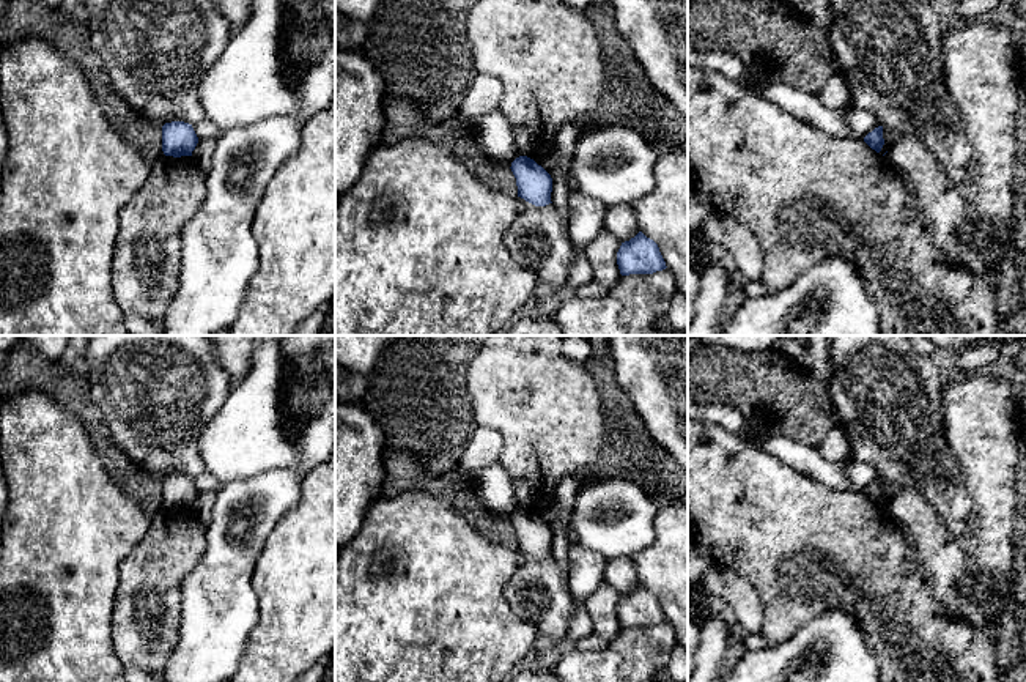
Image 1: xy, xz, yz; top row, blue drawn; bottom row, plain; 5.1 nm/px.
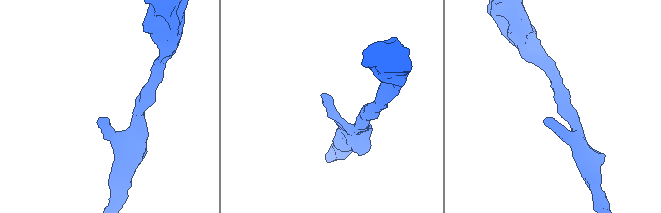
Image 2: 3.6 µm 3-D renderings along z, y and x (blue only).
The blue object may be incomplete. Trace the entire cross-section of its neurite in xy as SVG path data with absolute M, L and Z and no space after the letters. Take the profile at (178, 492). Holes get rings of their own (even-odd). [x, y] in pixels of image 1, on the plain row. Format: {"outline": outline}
{"outline": "M172 474L162 479L162 504L165 509L192 509L197 496L198 490L192 477L184 474Z"}

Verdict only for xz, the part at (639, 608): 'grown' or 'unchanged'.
unchanged

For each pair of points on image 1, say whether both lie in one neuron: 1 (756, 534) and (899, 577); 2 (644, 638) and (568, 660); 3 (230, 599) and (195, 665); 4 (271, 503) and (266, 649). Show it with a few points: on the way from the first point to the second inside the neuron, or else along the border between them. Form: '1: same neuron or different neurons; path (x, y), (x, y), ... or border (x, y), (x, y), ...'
1: same neuron; path (792, 537), (804, 548), (839, 550), (863, 566)
2: same neuron; path (625, 657), (620, 662), (587, 662)
3: same neuron; path (217, 615), (208, 649)
4: different neurons; border (295, 507), (266, 539), (255, 569)

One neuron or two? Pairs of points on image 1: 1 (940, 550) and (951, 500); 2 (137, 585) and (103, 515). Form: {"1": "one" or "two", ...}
{"1": "two", "2": "two"}

